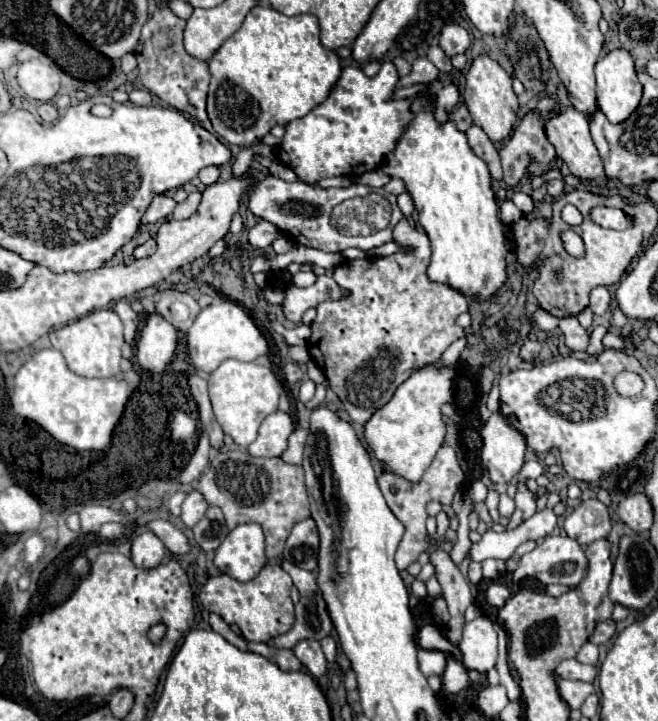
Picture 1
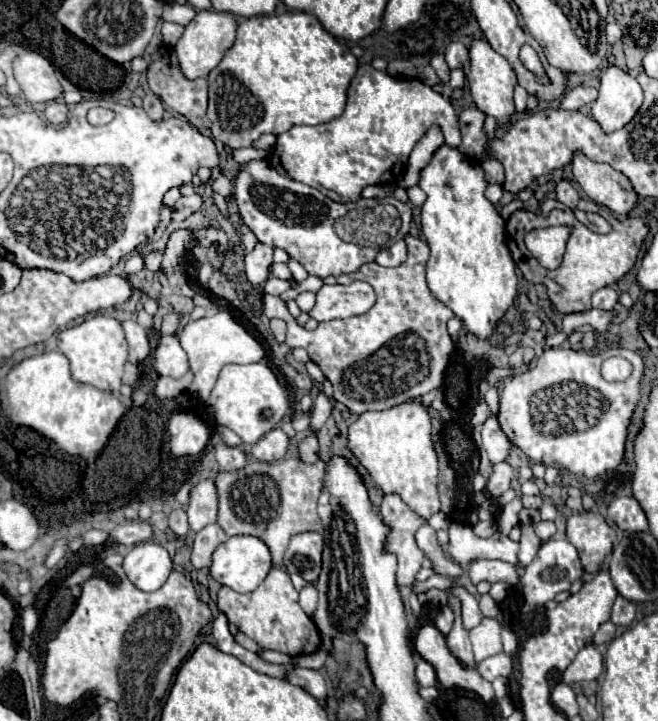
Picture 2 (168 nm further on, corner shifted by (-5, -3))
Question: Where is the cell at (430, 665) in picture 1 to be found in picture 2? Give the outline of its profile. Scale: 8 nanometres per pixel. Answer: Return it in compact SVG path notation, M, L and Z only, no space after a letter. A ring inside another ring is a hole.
M417 657L417 671L415 671L415 675L417 675L417 681L419 681L419 685L421 687L429 687L429 685L437 685L437 673L435 673L435 669L433 669L433 665L431 663L427 663L425 659L421 659L421 657Z

